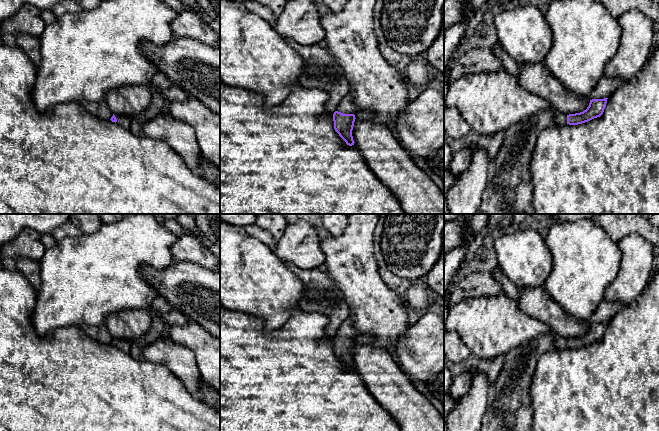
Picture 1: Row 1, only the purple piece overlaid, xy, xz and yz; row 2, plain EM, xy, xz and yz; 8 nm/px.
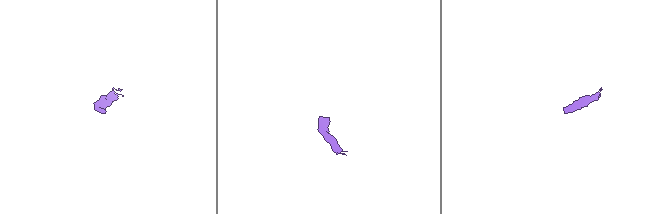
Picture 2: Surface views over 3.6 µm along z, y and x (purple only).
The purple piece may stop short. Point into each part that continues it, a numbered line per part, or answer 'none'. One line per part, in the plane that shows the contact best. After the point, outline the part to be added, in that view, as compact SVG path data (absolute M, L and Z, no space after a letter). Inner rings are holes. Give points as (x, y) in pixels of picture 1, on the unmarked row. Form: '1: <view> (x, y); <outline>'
1: xz (347, 329); M349 316L339 327L337 335L343 338L354 338L357 335L355 330L354 321L351 316Z

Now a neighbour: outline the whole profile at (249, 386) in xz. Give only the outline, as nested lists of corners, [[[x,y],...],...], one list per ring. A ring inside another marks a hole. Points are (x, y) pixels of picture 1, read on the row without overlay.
[[[220,304],[220,431],[401,431],[394,417],[374,398],[364,381],[361,379],[355,367],[352,370],[347,369],[346,366],[335,355],[333,340],[328,340],[325,338],[325,329],[327,328],[328,323],[329,318],[324,314],[315,312],[307,313],[298,309],[292,312],[291,317],[286,324],[274,331],[265,332],[263,320],[244,312],[227,310]]]

